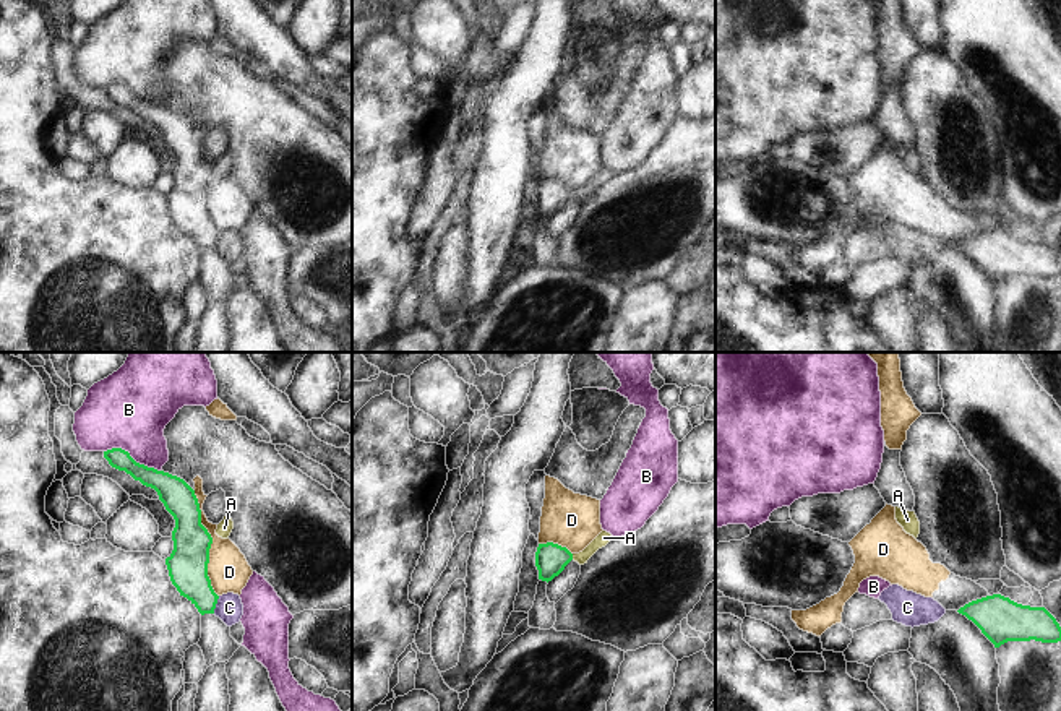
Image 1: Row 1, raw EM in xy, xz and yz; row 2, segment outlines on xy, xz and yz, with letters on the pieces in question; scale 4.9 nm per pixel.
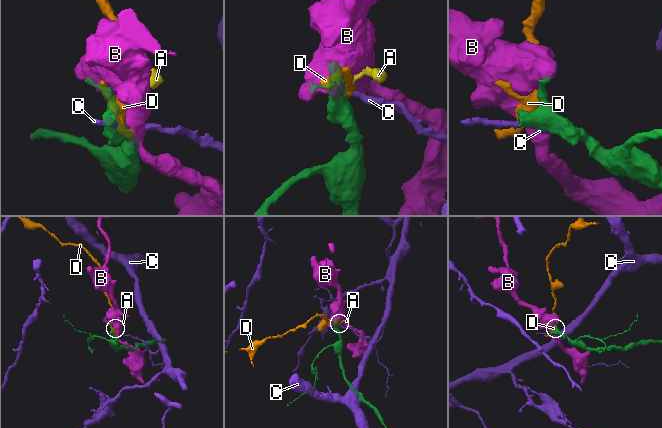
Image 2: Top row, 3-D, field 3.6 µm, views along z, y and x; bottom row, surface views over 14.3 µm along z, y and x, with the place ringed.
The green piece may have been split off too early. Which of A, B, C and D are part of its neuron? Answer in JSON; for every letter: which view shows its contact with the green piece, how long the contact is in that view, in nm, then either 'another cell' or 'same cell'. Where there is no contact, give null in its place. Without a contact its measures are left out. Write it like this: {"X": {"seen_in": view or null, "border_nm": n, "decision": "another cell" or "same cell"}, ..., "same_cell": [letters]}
{"A": {"seen_in": "xz", "border_nm": 30, "decision": "same cell"}, "B": {"seen_in": "xy", "border_nm": 300, "decision": "another cell"}, "C": {"seen_in": "xy", "border_nm": 90, "decision": "another cell"}, "D": {"seen_in": "xy", "border_nm": 550, "decision": "another cell"}, "same_cell": ["A"]}

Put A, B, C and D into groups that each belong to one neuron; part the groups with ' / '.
A / B / C / D

